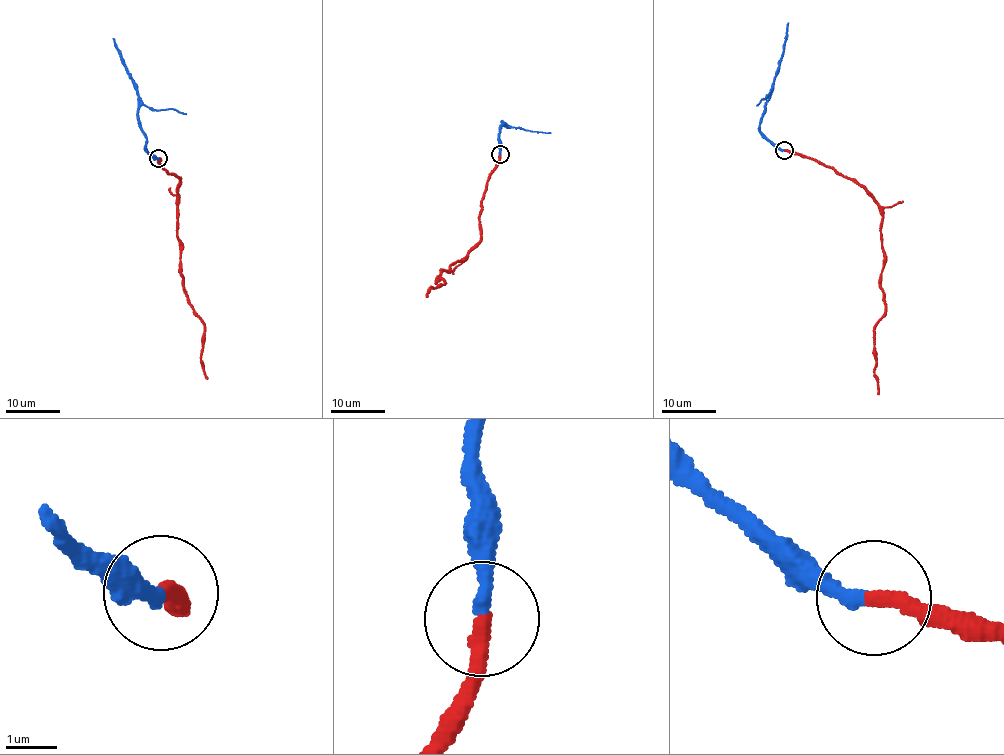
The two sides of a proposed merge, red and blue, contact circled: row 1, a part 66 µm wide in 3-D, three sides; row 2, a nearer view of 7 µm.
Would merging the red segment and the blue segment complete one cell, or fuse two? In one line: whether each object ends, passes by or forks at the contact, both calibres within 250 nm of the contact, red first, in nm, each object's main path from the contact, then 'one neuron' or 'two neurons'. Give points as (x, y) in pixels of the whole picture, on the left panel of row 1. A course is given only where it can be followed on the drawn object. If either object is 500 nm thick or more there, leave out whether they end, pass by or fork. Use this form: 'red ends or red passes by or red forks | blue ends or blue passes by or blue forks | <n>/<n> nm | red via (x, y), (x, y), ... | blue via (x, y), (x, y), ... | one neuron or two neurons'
red ends | blue ends | 320/280 nm | red via (159, 158), (168, 172), (180, 180), (179, 272), (186, 300), (204, 325), (201, 363), (207, 379) | blue via (158, 158), (151, 156), (139, 120), (136, 83), (112, 38) | one neuron

